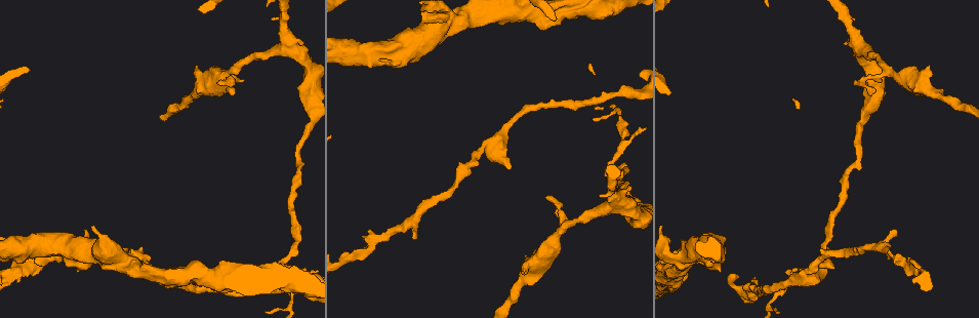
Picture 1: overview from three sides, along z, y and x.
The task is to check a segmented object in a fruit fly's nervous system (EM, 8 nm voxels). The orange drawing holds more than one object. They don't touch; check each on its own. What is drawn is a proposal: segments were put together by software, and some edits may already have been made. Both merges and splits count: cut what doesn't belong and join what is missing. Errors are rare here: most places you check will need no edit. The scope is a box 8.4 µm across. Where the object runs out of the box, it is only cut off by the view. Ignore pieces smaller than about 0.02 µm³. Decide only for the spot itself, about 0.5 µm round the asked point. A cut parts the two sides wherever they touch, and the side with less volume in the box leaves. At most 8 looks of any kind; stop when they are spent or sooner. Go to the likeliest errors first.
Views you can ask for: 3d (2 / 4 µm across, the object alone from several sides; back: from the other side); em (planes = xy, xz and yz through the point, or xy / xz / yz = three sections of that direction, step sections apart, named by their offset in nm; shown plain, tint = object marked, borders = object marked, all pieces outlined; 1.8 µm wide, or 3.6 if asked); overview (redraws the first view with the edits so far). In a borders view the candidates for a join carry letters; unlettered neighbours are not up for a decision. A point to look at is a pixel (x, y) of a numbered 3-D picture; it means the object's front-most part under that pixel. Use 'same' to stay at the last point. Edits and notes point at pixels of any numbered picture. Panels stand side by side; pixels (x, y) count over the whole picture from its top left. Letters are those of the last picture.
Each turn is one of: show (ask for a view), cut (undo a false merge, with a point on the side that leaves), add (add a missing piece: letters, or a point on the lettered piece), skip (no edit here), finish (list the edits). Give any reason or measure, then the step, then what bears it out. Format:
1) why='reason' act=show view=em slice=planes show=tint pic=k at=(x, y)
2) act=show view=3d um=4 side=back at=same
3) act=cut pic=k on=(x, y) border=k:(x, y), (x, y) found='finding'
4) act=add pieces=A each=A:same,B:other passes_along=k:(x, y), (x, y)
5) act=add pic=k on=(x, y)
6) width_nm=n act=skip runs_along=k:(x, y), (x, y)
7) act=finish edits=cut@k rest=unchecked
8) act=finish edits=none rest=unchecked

why='two arms in line, one across' act=show view=3d um=4 side=back pic=1 at=(443, 29)

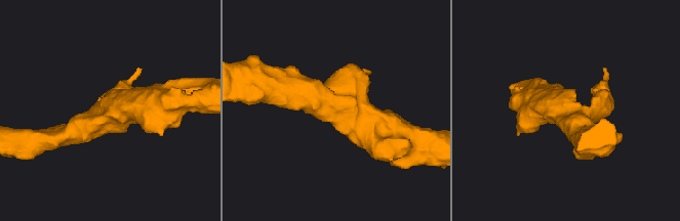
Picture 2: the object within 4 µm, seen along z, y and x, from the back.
arms=3 arm_widths_nm=340,380,550 act=show view=em um=3.6 slice=planes show=tint pic=2 at=(567, 115)

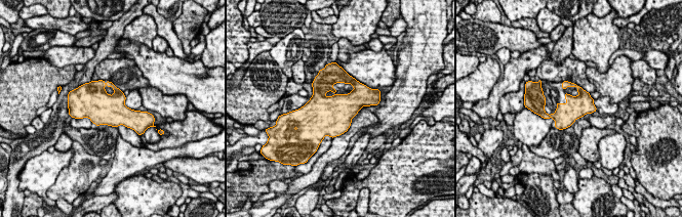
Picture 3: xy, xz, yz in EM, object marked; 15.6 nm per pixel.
act=show view=em um=3.6 slice=planes show=borders at=same

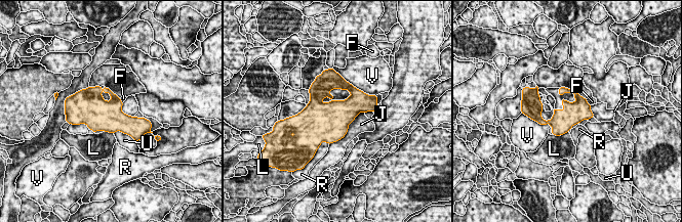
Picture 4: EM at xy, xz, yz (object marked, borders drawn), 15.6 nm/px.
act=skip each=F:other,J:other,L:other,R:other,U:other,V:other border=4:(364, 112), (329, 144) found='continuous, no second cell'

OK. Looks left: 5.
why='branch stops here' act=show view=3d um=2 pic=1 at=(897, 230)

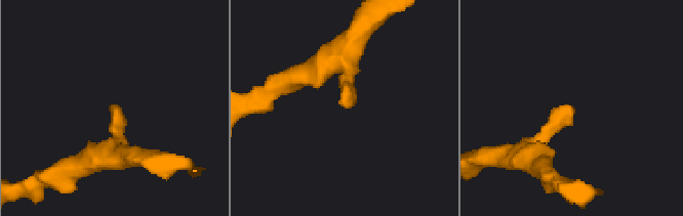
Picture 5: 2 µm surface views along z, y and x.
act=show view=em slice=planes show=plain pic=5 at=(114, 104)

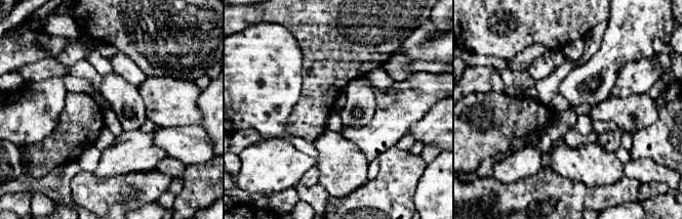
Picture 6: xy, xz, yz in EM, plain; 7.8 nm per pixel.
act=show view=em slice=planes show=borders at=same

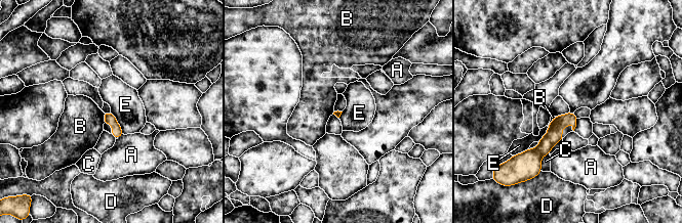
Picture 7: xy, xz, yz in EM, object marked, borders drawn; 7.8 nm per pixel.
act=skip each=A:other,B:other,C:other,D:other,E:other found='none of them fits'

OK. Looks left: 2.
why='free end' act=show view=3d um=2 pic=1 at=(508, 169)

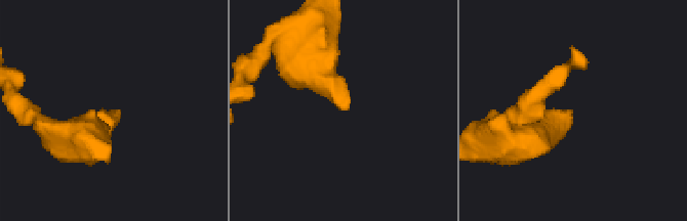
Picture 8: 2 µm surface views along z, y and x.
why='need the tissue' act=show view=em slice=planes show=borders pic=8 at=(116, 111)

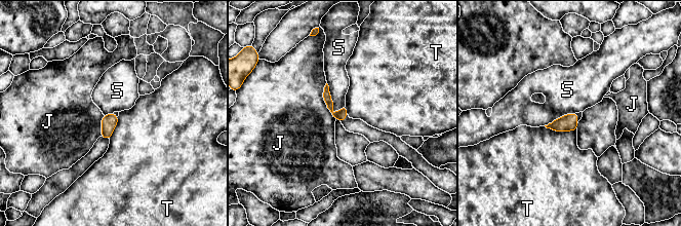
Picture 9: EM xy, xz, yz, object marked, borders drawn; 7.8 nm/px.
act=skip each=J:other,S:other,T:other border=9:(326, 83), (332, 109), (336, 113) found='none of them fits'

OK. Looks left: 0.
act=finish edits=none rest=unchecked

